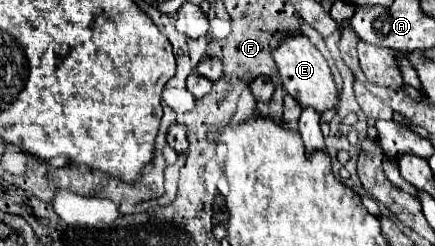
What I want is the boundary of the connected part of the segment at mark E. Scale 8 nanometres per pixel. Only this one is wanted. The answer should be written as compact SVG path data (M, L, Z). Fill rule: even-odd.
M285 34L281 44L275 48L273 52L275 64L277 64L277 72L281 76L283 82L283 90L291 96L295 96L295 100L301 106L313 106L317 112L325 112L329 108L337 106L337 88L333 82L333 76L329 72L329 66L323 58L323 54L311 44L311 40L303 34Z

